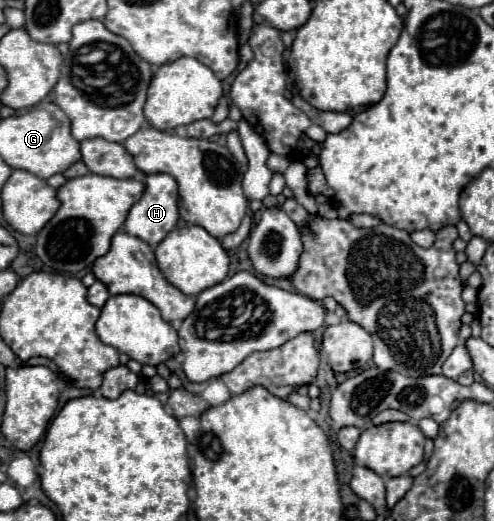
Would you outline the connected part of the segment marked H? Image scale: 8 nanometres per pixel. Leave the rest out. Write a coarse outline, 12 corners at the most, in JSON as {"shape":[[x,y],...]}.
{"shape":[[147,175],[125,231],[159,245],[179,221],[177,181]]}

